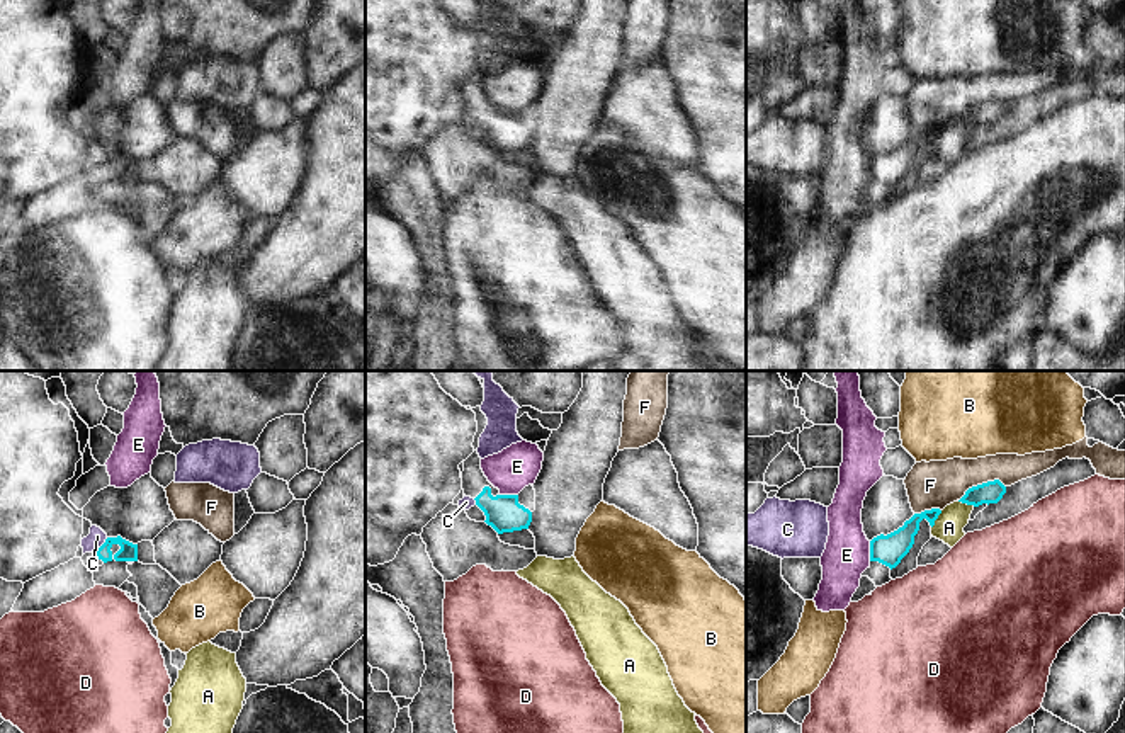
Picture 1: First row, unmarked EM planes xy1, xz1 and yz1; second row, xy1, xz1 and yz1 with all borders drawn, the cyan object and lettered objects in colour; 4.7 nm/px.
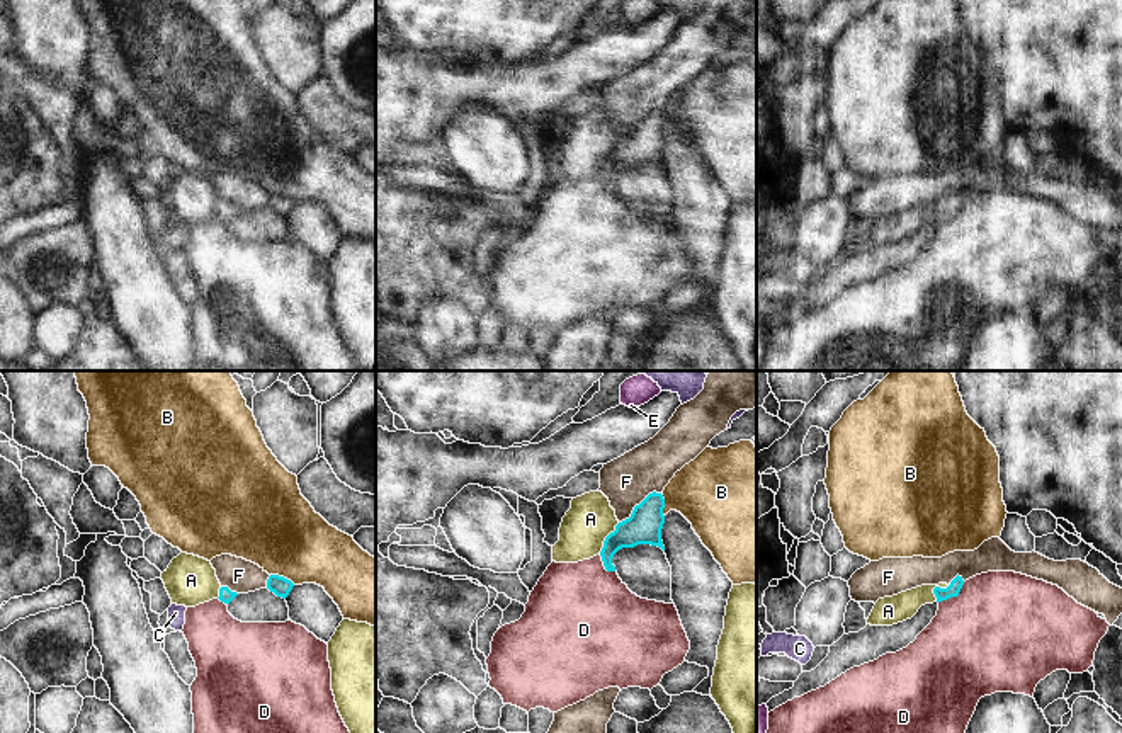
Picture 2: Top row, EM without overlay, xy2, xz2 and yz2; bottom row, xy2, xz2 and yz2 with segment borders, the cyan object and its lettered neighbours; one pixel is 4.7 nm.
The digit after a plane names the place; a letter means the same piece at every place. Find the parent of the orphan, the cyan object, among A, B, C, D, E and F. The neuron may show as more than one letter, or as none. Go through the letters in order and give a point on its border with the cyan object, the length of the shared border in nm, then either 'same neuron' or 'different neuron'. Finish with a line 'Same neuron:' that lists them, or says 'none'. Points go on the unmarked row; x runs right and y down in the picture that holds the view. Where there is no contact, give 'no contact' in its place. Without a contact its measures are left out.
A: xz2 (606, 157) | 180 nm | different neuron
B: xy2 (283, 196) | 130 nm | different neuron
C: xy1 (102, 164) | 90 nm | different neuron
D: yz2 (954, 215) | 160 nm | different neuron
E: yz1 (870, 170) | 100 nm | different neuron
F: yz1 (983, 102) | 240 nm | different neuron
Same neuron: none

